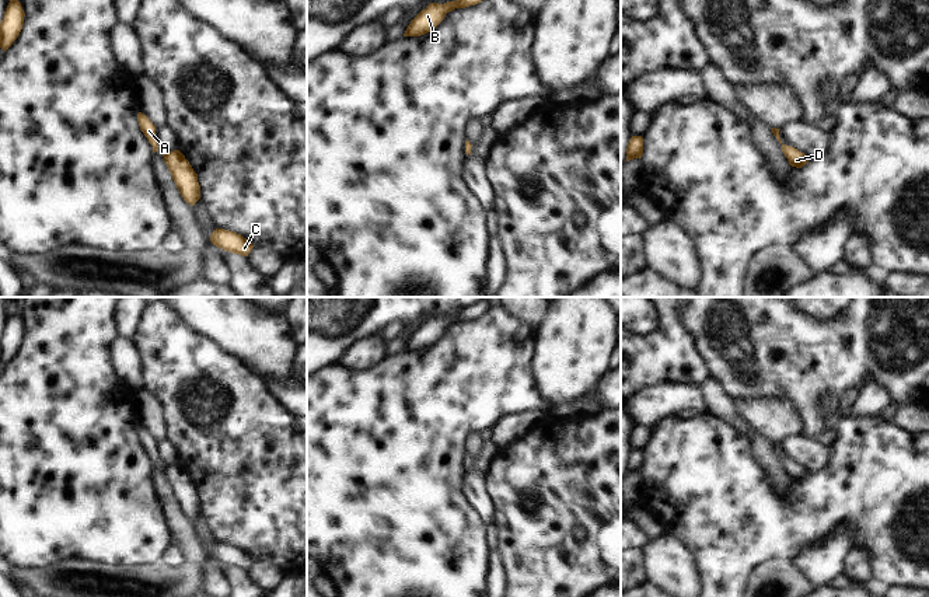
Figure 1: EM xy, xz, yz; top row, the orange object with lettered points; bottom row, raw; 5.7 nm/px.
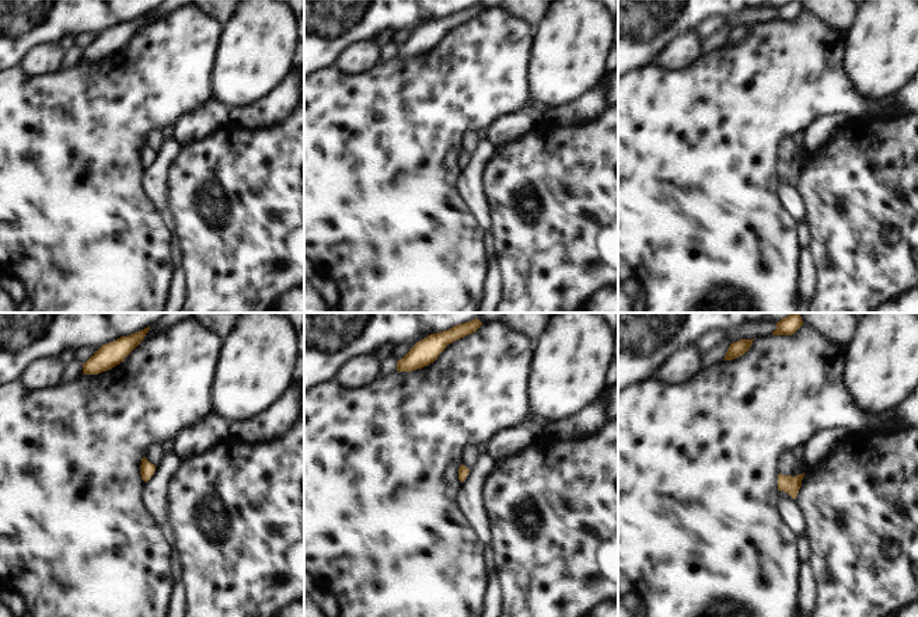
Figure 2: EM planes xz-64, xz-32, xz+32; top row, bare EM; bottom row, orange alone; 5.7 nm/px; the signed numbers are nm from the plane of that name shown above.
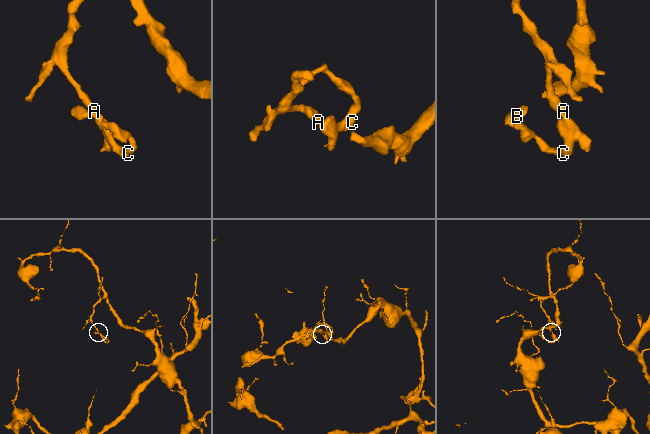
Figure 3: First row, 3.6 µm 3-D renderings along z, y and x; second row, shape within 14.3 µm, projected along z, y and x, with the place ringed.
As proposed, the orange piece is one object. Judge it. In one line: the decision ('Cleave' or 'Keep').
Keep

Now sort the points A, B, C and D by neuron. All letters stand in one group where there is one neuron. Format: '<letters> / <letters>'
A B C D

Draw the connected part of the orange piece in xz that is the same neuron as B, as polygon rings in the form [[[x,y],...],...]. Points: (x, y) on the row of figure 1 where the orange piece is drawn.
[[[455,0],[444,4],[430,3],[422,10],[408,25],[404,36],[420,36],[433,31],[446,17],[447,13],[455,8],[475,6],[482,0]]]

